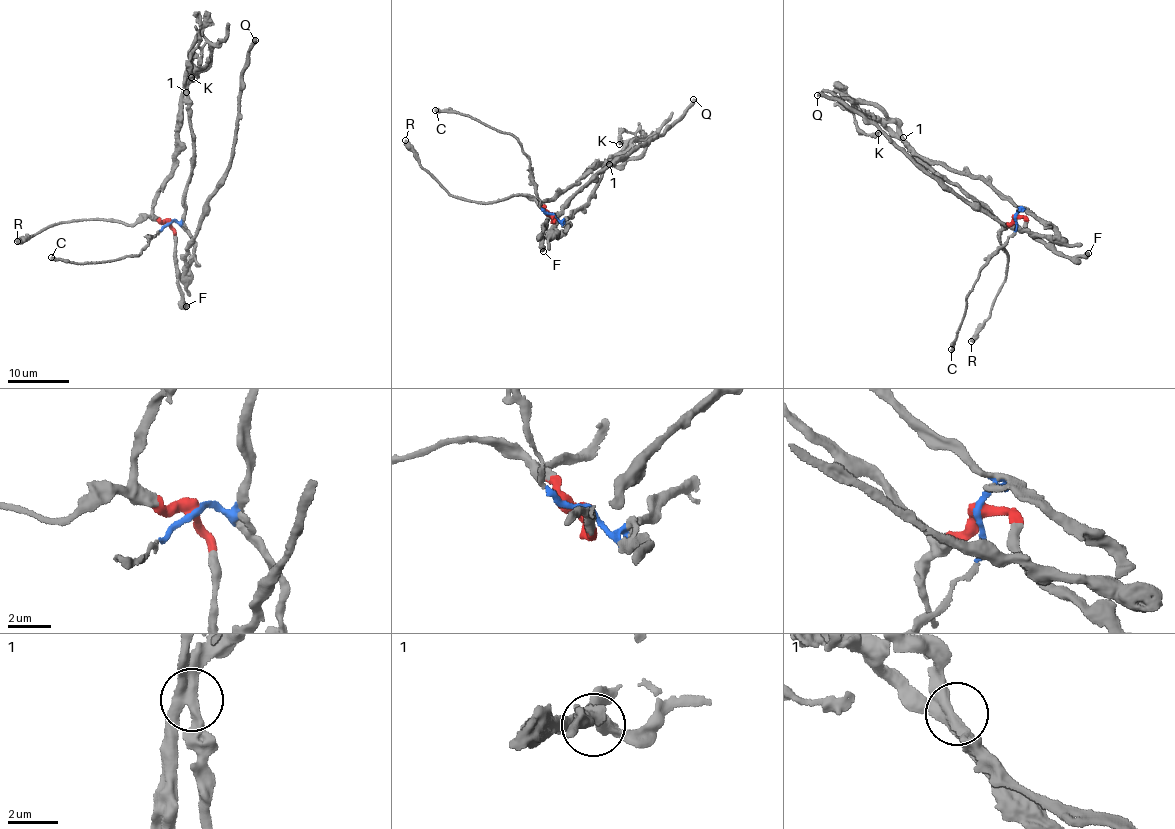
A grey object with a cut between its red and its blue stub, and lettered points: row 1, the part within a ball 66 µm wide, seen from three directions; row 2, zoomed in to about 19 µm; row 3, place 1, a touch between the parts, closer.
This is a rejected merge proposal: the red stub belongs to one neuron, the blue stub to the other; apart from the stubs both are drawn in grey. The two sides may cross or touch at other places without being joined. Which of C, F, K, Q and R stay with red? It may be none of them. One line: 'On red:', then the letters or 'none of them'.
On red: F, R

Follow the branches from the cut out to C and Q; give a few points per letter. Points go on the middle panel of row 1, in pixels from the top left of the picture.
C: (552, 215), (541, 207), (529, 160), (516, 139), (463, 114), (436, 109)
Q: (552, 215), (569, 226), (566, 231), (557, 233), (555, 214), (560, 206), (612, 161), (670, 126), (694, 99)

